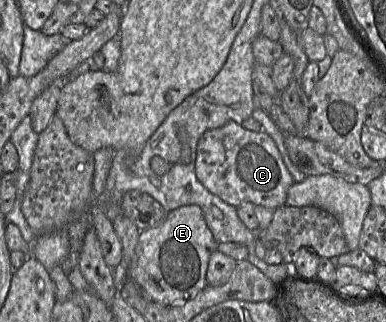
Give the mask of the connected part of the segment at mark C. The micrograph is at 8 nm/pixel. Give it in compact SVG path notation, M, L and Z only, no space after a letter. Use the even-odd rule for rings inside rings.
M235 121L204 132L197 144L195 174L210 193L234 207L252 203L275 210L286 203L287 190L294 182L274 140L264 131L247 130Z

